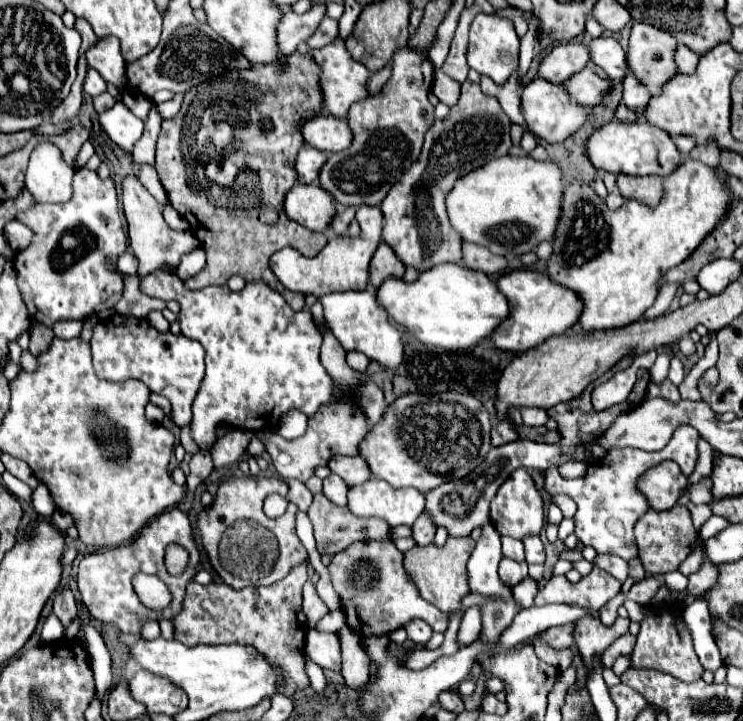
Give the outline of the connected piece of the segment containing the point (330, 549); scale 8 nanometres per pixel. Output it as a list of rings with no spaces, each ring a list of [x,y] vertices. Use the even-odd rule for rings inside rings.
[[[317,493],[313,497],[313,503],[311,503],[307,515],[313,523],[313,531],[315,531],[315,539],[317,539],[317,551],[319,553],[329,553],[329,555],[335,555],[339,551],[343,551],[345,547],[349,547],[355,541],[391,539],[391,531],[393,531],[389,527],[389,523],[383,523],[383,519],[365,519],[365,517],[351,515],[349,507],[335,507],[335,503],[331,503],[323,493]]]

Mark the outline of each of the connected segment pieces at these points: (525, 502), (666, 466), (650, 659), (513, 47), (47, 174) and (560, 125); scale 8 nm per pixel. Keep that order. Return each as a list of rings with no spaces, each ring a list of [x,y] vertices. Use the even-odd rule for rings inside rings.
[[[525,469],[513,471],[511,477],[499,487],[497,495],[491,501],[491,523],[499,531],[499,535],[511,535],[519,541],[523,541],[527,535],[535,535],[535,537],[541,535],[541,529],[545,525],[543,497],[533,477]]]
[[[663,461],[639,477],[639,491],[655,511],[671,509],[677,499],[687,491],[687,477],[679,471],[677,463]]]
[[[675,605],[657,609],[643,607],[643,609],[645,609],[645,617],[641,621],[641,631],[637,635],[637,643],[635,643],[635,649],[631,653],[631,667],[657,669],[657,671],[669,673],[675,679],[681,679],[684,682],[701,679],[704,668],[700,662],[694,662],[691,633],[683,623],[682,610]]]
[[[479,13],[469,31],[469,49],[467,49],[467,65],[475,69],[479,75],[491,77],[495,83],[505,83],[509,75],[517,69],[519,61],[519,37],[509,19],[501,19],[495,15]]]
[[[43,141],[31,153],[25,187],[37,203],[65,203],[71,199],[73,173],[75,169],[63,161],[59,149],[53,143]]]
[[[533,79],[531,83],[525,85],[523,95],[521,95],[521,111],[525,117],[527,129],[543,139],[545,143],[561,143],[567,139],[571,133],[575,133],[583,123],[585,123],[585,111],[583,107],[571,103],[569,95],[561,85],[549,83],[545,79]]]

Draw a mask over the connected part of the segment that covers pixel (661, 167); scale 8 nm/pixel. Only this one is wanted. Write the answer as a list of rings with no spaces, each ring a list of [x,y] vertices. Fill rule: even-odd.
[[[613,119],[591,133],[585,141],[585,155],[597,171],[609,173],[627,173],[627,175],[669,175],[679,165],[679,151],[675,149],[673,139],[651,123],[639,121],[619,121]]]

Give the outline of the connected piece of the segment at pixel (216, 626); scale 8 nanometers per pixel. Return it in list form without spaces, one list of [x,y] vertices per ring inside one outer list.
[[[307,565],[295,567],[285,579],[269,587],[245,587],[235,591],[225,583],[199,585],[191,581],[187,585],[183,611],[173,619],[175,639],[187,647],[195,645],[231,645],[243,643],[255,647],[275,667],[283,667],[287,683],[283,683],[281,695],[293,697],[297,691],[309,687],[305,673],[305,629],[307,621],[301,611],[301,589],[307,581]]]

